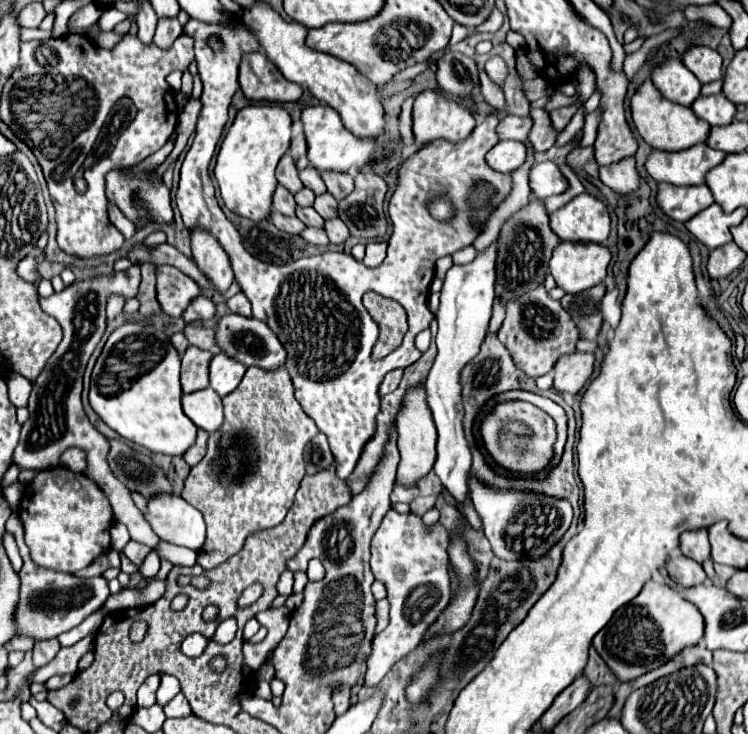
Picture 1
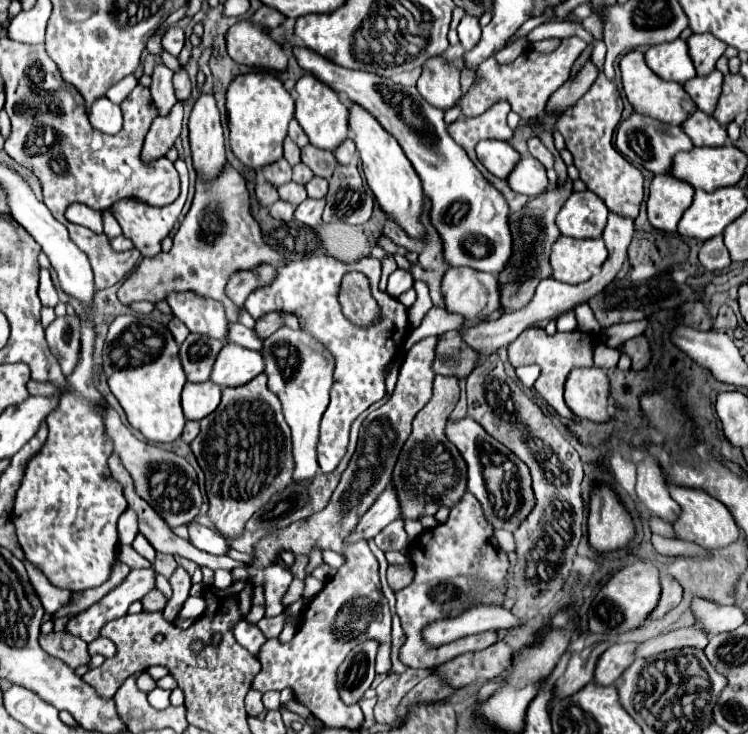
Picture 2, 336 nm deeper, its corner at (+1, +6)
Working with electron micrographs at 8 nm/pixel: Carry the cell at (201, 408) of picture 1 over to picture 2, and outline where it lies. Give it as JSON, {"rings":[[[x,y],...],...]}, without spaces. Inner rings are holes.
{"rings":[[[212,381],[186,383],[182,391],[182,409],[186,419],[200,421],[210,415],[220,403],[220,391],[222,387]]]}

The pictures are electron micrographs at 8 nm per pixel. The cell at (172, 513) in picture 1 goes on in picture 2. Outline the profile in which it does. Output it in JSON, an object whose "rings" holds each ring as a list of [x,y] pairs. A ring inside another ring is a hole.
{"rings":[[[190,523],[188,529],[190,529],[190,541],[198,549],[202,549],[206,553],[212,553],[212,555],[226,555],[230,551],[228,541],[218,531],[202,527],[198,523]]]}

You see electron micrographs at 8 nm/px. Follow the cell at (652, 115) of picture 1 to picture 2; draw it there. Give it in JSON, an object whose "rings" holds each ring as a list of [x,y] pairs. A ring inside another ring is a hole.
{"rings":[[[634,49],[620,59],[620,73],[622,73],[622,85],[626,91],[626,97],[634,105],[634,111],[642,115],[650,115],[652,119],[658,119],[668,125],[682,125],[696,111],[696,103],[692,103],[692,97],[684,91],[684,87],[680,83],[660,79],[646,65],[642,51]]]}

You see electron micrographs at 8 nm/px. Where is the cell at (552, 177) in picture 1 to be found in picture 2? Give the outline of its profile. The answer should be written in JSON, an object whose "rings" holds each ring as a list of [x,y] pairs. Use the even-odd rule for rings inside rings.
{"rings":[[[524,155],[512,173],[508,175],[508,185],[514,193],[522,193],[528,197],[540,195],[548,187],[548,177],[544,165],[540,165],[538,159],[532,159],[530,155]]]}

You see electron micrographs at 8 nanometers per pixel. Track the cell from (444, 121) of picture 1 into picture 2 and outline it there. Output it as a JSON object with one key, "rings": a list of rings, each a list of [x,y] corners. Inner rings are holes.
{"rings":[[[436,55],[436,59],[424,63],[416,89],[430,105],[446,111],[460,101],[460,69]]]}

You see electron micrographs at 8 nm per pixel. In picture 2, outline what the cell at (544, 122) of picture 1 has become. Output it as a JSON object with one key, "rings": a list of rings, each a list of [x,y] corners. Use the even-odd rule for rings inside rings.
{"rings":[[[532,137],[532,139],[528,141],[528,151],[530,151],[530,155],[536,157],[546,169],[552,169],[552,165],[554,165],[554,155],[544,147],[544,143],[542,143],[538,137]]]}

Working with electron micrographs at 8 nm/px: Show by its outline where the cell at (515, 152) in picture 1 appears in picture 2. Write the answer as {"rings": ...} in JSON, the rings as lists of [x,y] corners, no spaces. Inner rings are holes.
{"rings":[[[496,139],[480,141],[476,145],[476,155],[478,155],[480,163],[492,175],[496,175],[500,179],[506,179],[520,159],[520,155],[506,141],[496,141]]]}

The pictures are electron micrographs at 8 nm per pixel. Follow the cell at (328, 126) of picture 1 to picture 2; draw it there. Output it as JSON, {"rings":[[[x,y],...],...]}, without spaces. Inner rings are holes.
{"rings":[[[304,73],[298,79],[294,89],[298,93],[296,121],[300,123],[300,127],[308,135],[310,143],[320,149],[334,151],[348,137],[348,107],[346,107],[346,103],[340,99],[340,95],[336,91],[332,91],[326,83],[316,79],[312,73]]]}

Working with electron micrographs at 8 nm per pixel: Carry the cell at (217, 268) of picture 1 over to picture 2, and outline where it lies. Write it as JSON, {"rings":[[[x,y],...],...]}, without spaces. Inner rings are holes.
{"rings":[[[200,95],[190,113],[190,147],[196,171],[204,179],[214,179],[226,163],[224,137],[214,95]]]}

